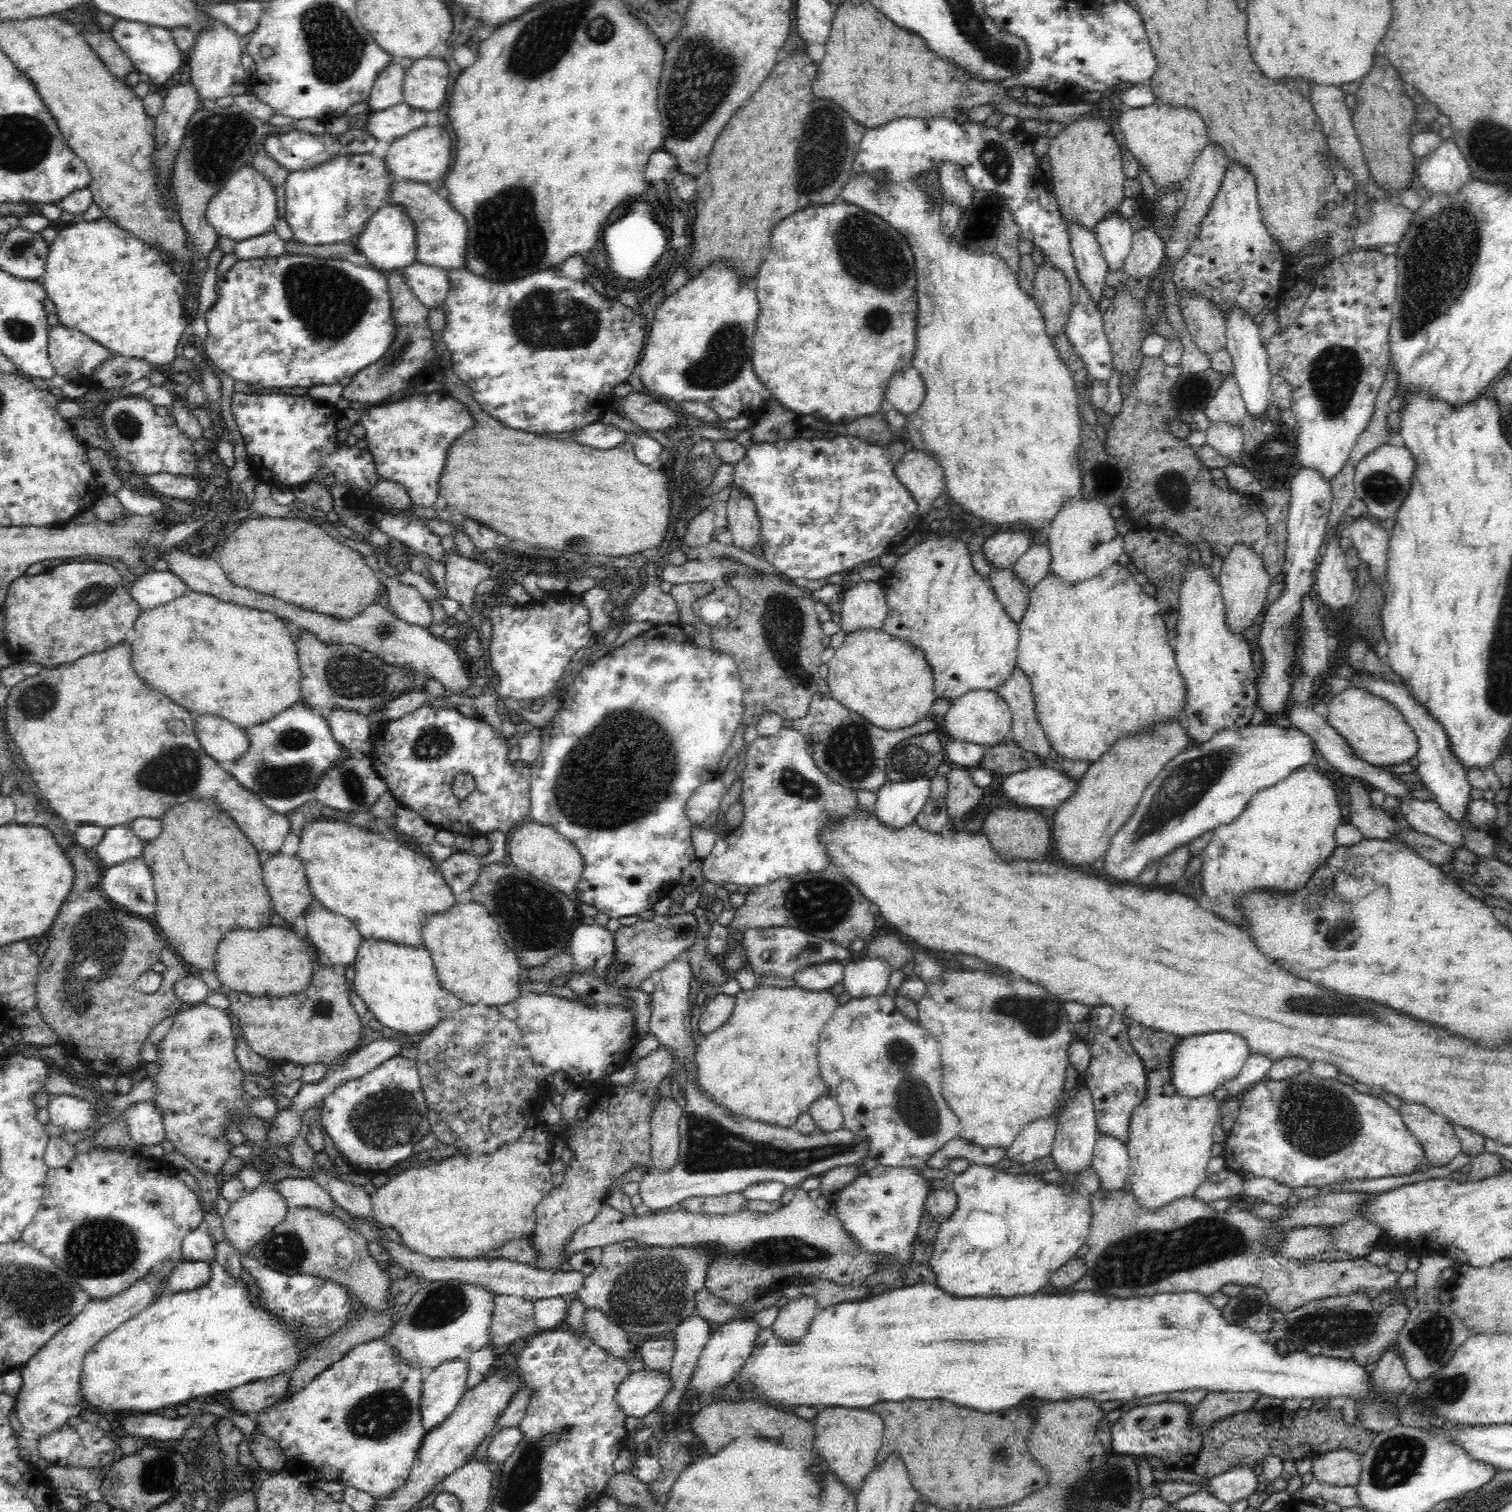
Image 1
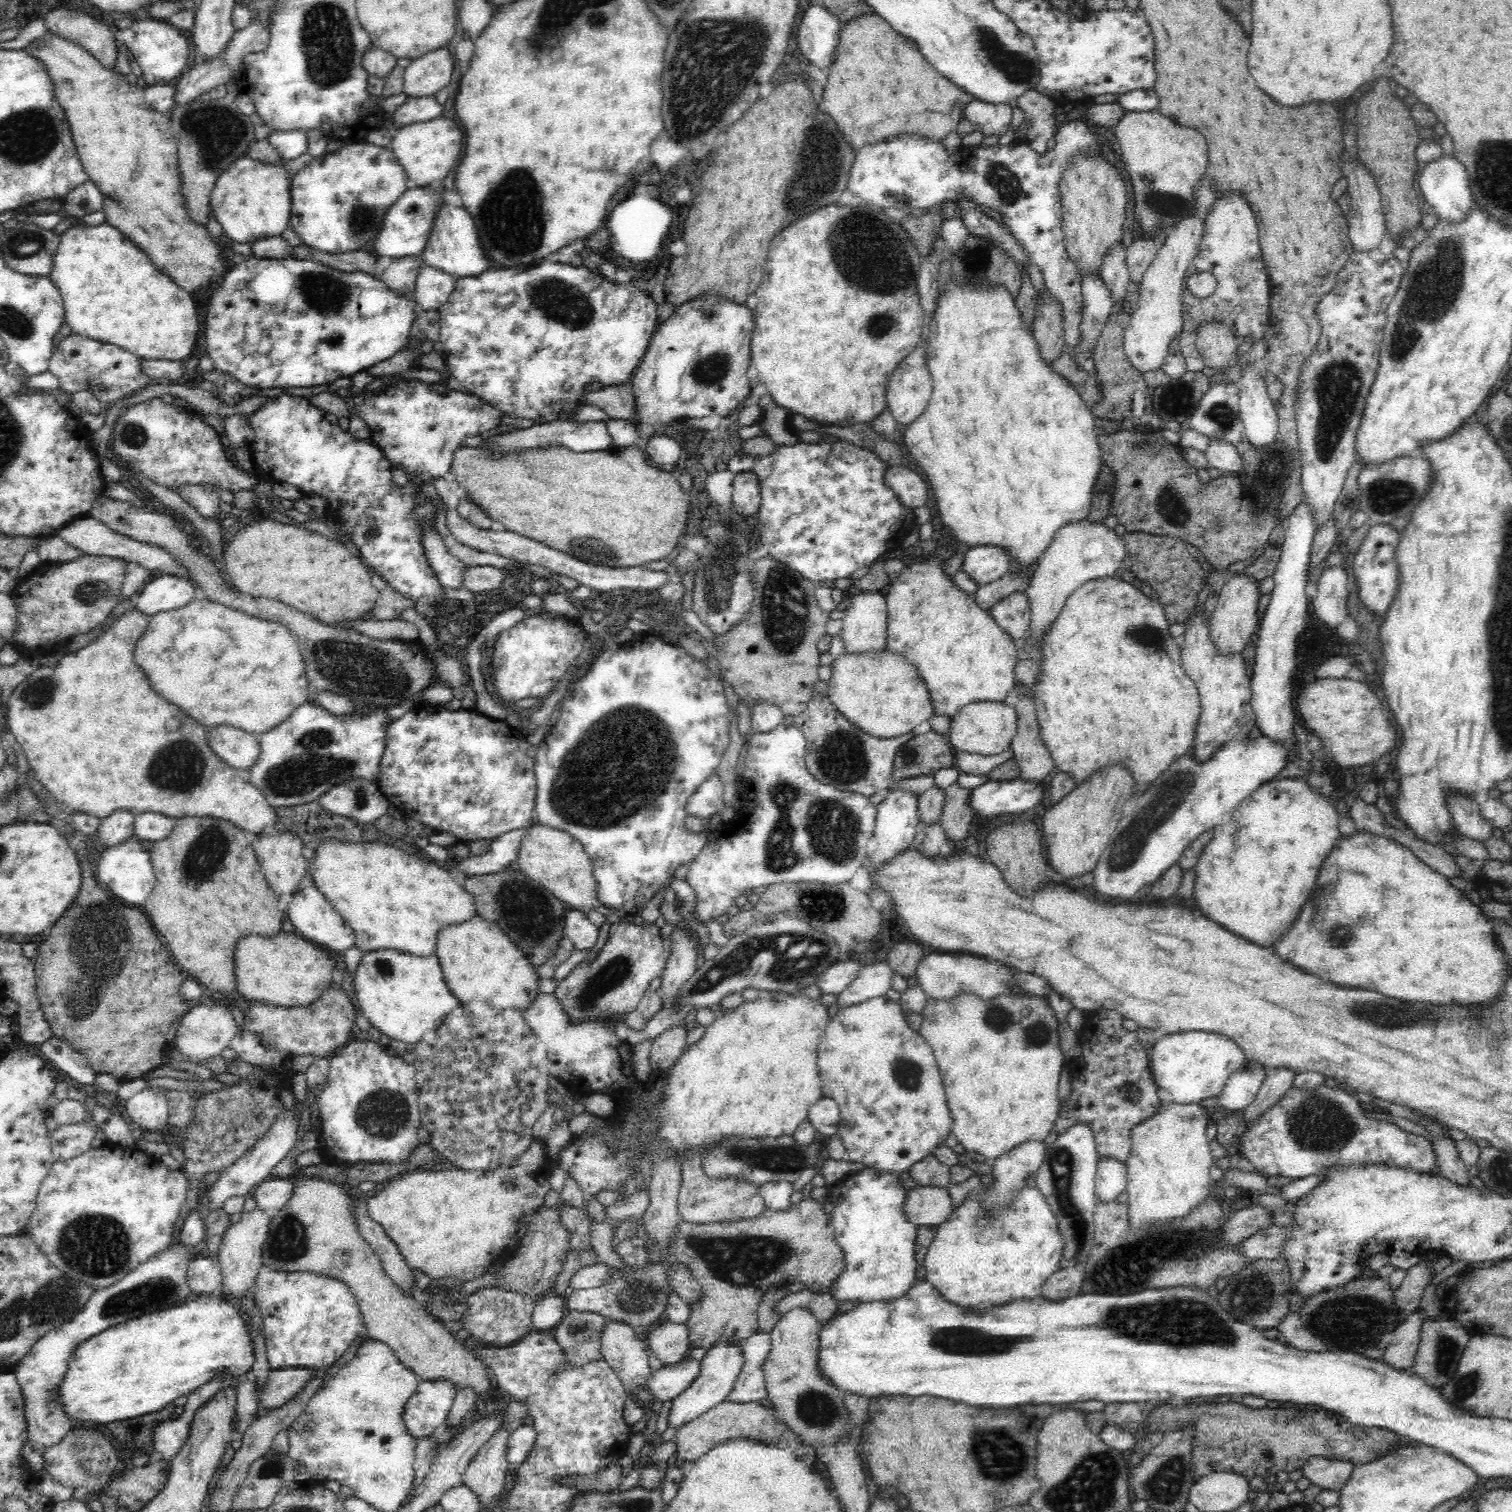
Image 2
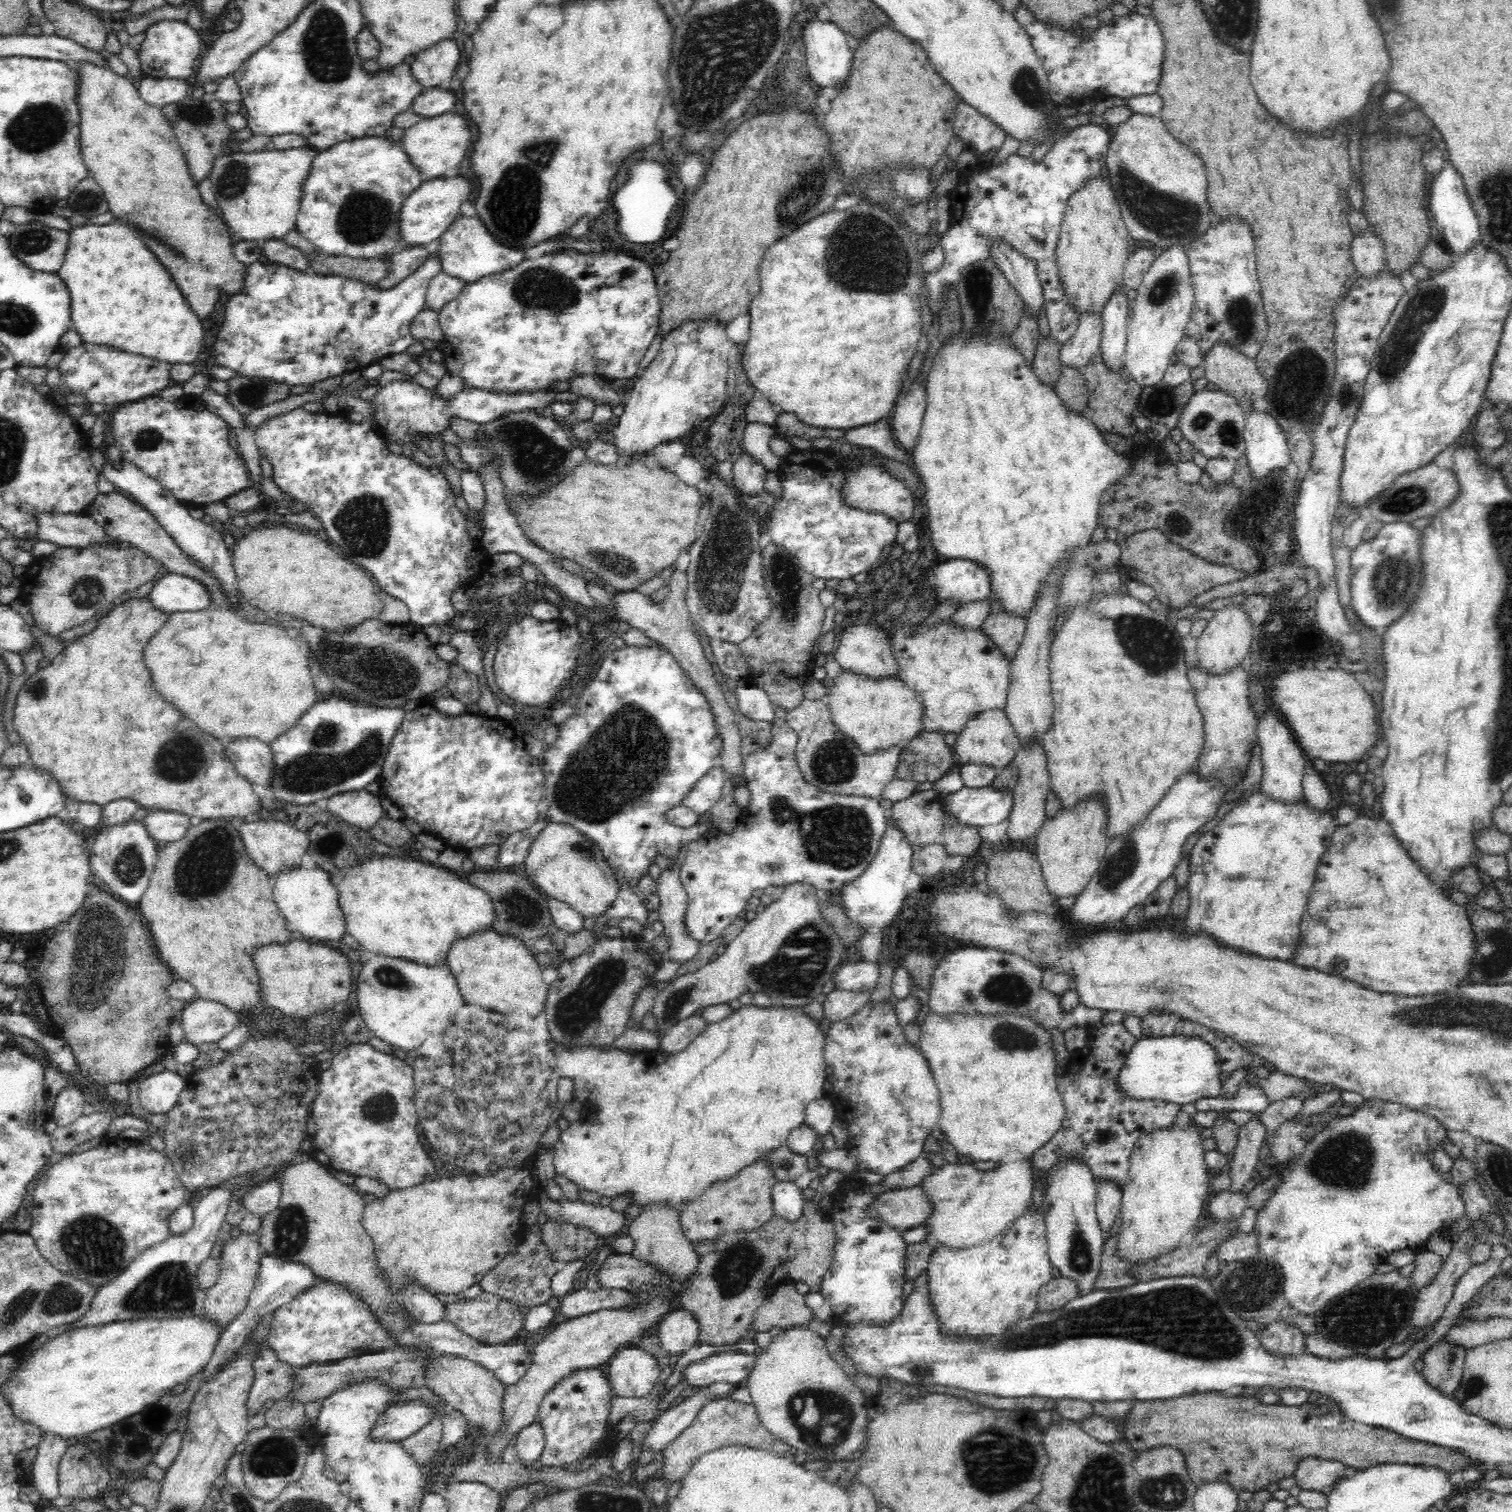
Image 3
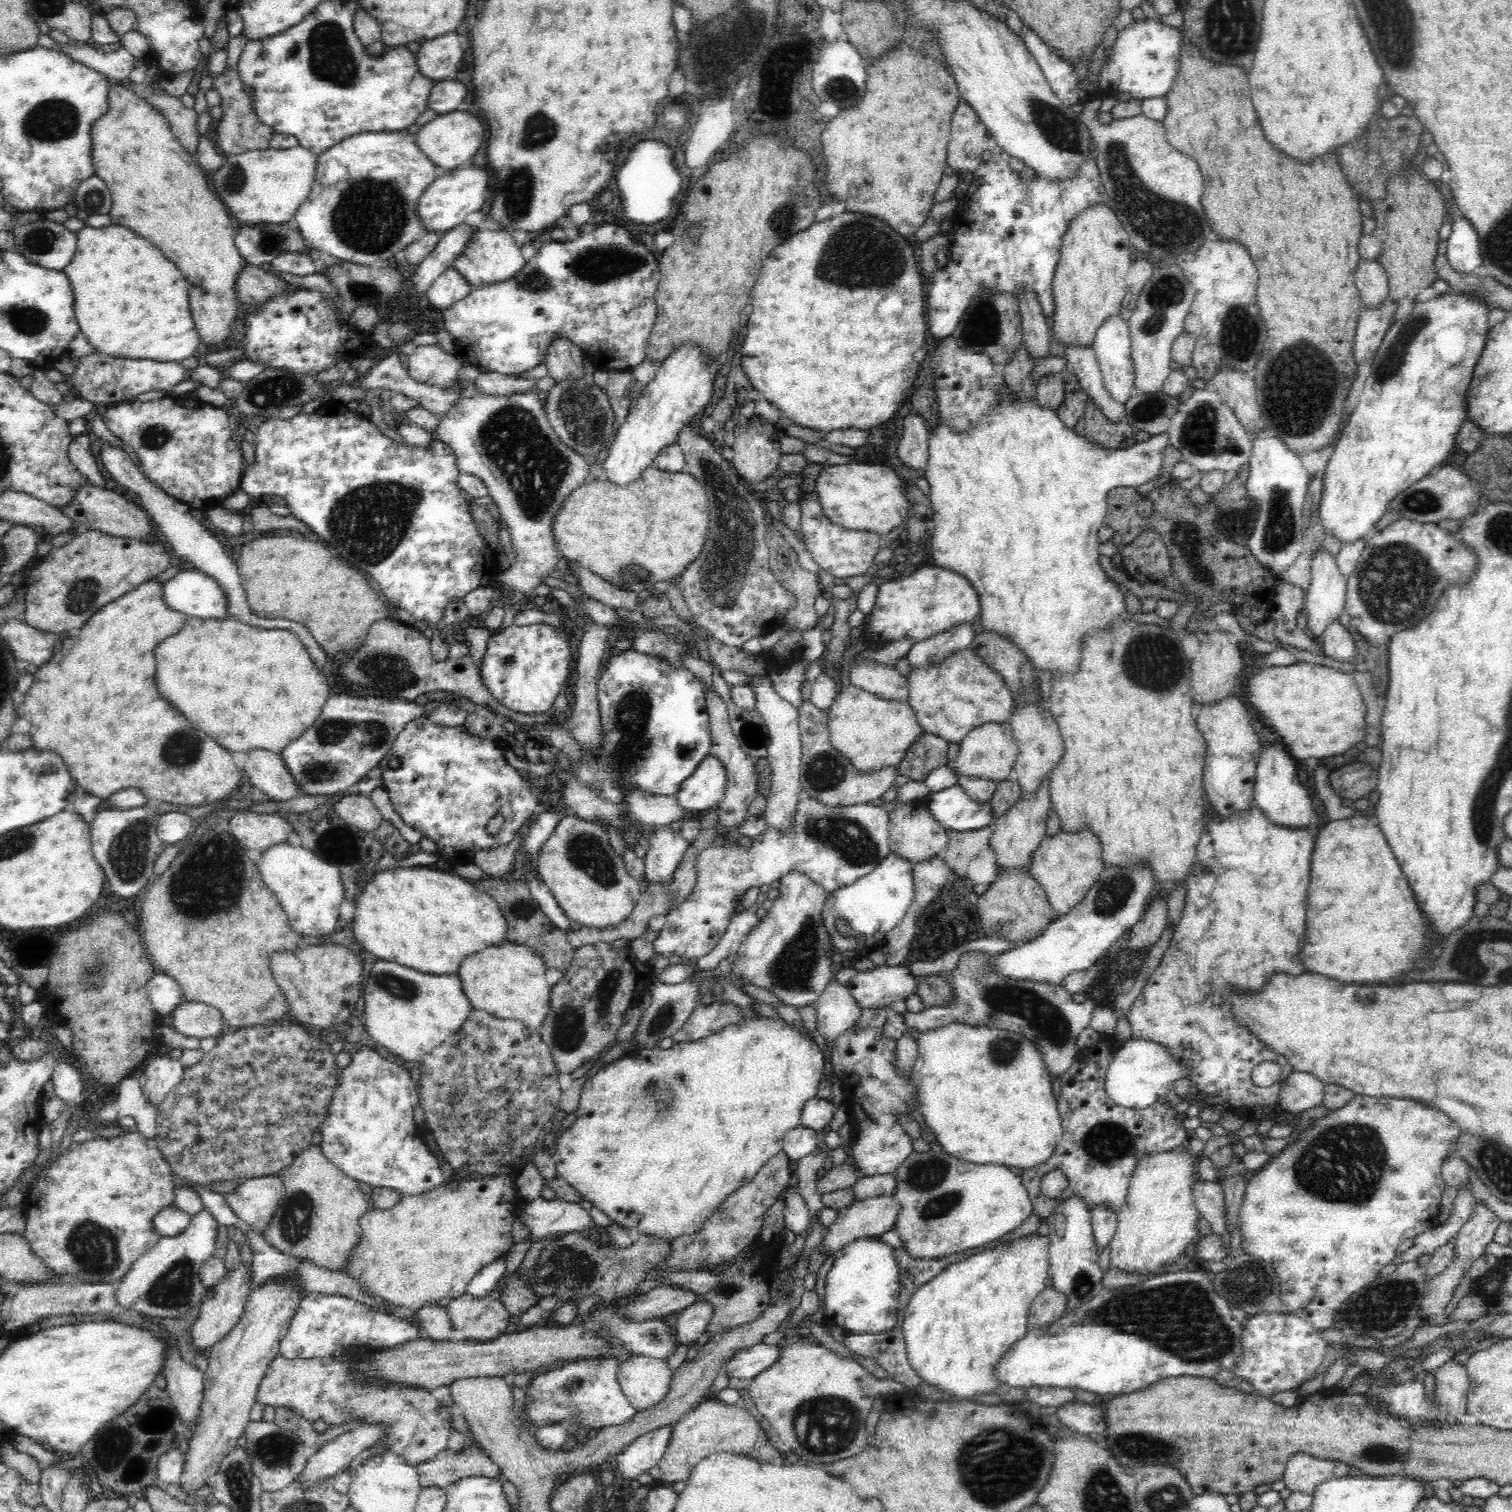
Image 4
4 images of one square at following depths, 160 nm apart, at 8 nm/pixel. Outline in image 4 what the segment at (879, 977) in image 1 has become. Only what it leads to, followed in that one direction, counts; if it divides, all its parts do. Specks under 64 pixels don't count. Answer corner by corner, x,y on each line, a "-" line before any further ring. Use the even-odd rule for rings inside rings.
830,978
824,992
814,1003
817,1012
817,1031
825,1039
836,1041
844,1031
855,1027
861,1008
850,995
847,985

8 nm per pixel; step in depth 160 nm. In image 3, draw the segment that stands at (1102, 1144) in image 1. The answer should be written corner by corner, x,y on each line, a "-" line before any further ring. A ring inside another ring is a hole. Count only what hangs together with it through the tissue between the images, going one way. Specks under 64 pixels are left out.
1102,1181
1097,1185
1095,1211
1100,1228
1105,1234
1114,1226
1115,1219
1121,1212
1121,1198
1122,1191
1118,1185
1110,1181

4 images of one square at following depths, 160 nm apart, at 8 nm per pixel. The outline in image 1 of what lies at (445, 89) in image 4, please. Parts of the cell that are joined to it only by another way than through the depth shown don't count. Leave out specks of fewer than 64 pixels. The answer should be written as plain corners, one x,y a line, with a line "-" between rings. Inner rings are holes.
406,102
392,106
387,110
377,111
368,116
365,129
376,141
394,143
406,137
412,130
426,125
426,111
412,108

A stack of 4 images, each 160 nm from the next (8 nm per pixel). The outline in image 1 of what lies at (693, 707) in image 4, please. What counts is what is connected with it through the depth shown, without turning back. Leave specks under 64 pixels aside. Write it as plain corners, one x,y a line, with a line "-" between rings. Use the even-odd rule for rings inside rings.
632,641
604,654
594,662
581,664
578,676
570,678
571,686
568,692
560,698
560,712
551,718
550,724
541,729
540,754
529,765
531,768
531,809
528,818
542,826
551,827
560,835
568,839
583,858
583,871
580,882
577,882
578,898
584,904
592,904
599,912
604,912
609,918
624,918
634,916
644,910
652,908
653,904
668,893
670,888
678,883
680,874
690,866
694,860
698,860
691,841
693,822
685,813
687,800
695,790
720,775
718,764
726,748
732,742
732,736
738,724
744,722
743,716
743,690
741,687
740,673
736,663
727,654
722,654
716,649
702,650
696,648
696,644
684,642
678,644
678,650
674,650
672,660
666,656
656,666
650,664
646,658
632,658

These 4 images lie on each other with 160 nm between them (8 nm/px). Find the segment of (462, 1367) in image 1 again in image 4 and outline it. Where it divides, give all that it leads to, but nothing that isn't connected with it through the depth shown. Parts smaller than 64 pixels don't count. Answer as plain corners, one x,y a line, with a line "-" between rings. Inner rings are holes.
374,1424
360,1425
337,1436
319,1449
307,1453
304,1468
294,1478
294,1482
309,1488
324,1483
326,1479
333,1479
344,1468
349,1467
352,1459
358,1457
360,1452
384,1436
384,1429

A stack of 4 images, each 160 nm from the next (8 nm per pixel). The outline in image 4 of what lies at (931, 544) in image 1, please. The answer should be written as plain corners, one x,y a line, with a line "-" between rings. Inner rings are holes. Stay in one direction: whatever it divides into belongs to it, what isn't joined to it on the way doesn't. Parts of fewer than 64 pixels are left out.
970,648
952,653
941,663
928,667
928,670
914,670
907,682
909,705
915,710
915,717
924,733
935,734
948,744
959,745
971,730
984,723
1008,721
1014,708
1014,698
1008,691
1007,684
1003,682
1003,678

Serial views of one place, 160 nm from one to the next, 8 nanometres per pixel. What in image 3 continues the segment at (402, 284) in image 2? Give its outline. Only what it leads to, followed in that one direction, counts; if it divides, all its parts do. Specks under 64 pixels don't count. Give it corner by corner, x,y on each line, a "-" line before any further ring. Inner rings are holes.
425,244
399,248
391,256
392,264
390,264
388,276
376,284
377,289
388,290
392,286
396,286
398,282
410,276
414,270
418,270
426,262
428,256
430,256
430,252

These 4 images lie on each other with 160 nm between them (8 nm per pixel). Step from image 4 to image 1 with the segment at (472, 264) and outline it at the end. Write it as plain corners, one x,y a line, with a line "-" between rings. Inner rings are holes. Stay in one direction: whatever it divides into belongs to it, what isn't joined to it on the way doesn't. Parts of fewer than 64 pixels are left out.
407,179
392,180
387,201
404,207
405,213
414,223
417,242
416,262
439,266
447,271
464,269
468,242
466,220
462,214
454,210
448,199
440,198
436,190
430,190
430,186

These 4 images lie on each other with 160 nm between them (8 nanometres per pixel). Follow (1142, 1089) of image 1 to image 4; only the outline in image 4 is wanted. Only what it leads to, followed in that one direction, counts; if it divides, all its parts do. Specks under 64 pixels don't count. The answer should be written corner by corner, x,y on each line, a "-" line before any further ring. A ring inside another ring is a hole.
1103,1036
1097,1044
1080,1052
1074,1066
1060,1076
1057,1108
1063,1134
1048,1162
1032,1170
1021,1170
1023,1185
1033,1204
1033,1214
1042,1221
1059,1203
1057,1199
1044,1197
1040,1191
1040,1180
1048,1172
1062,1170
1069,1182
1065,1197
1081,1196
1087,1203
1088,1212
1104,1205
1117,1214
1124,1204
1132,1172
1142,1156
1180,1149
1187,1138
1187,1130
1178,1126
1174,1106
1157,1101
1148,1109
1130,1109
1117,1106
1106,1095
1104,1078
1118,1048
1119,1044
1114,1044
1109,1036

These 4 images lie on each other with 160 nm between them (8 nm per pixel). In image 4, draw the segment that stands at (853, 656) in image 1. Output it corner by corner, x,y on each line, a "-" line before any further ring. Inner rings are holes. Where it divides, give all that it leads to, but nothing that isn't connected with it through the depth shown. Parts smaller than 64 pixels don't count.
852,685
837,695
827,713
832,747
840,751
860,772
897,767
910,746
924,734
915,717
915,710
908,703
880,699

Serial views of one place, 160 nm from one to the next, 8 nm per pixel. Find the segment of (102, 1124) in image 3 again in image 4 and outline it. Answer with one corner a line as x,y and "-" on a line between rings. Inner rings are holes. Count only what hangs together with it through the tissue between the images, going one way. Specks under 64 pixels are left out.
124,1078
119,1082
118,1097
112,1104
99,1108
96,1120
119,1120
124,1116
134,1119
133,1130
146,1138
153,1138
157,1106
149,1102
142,1092
141,1084
136,1078

